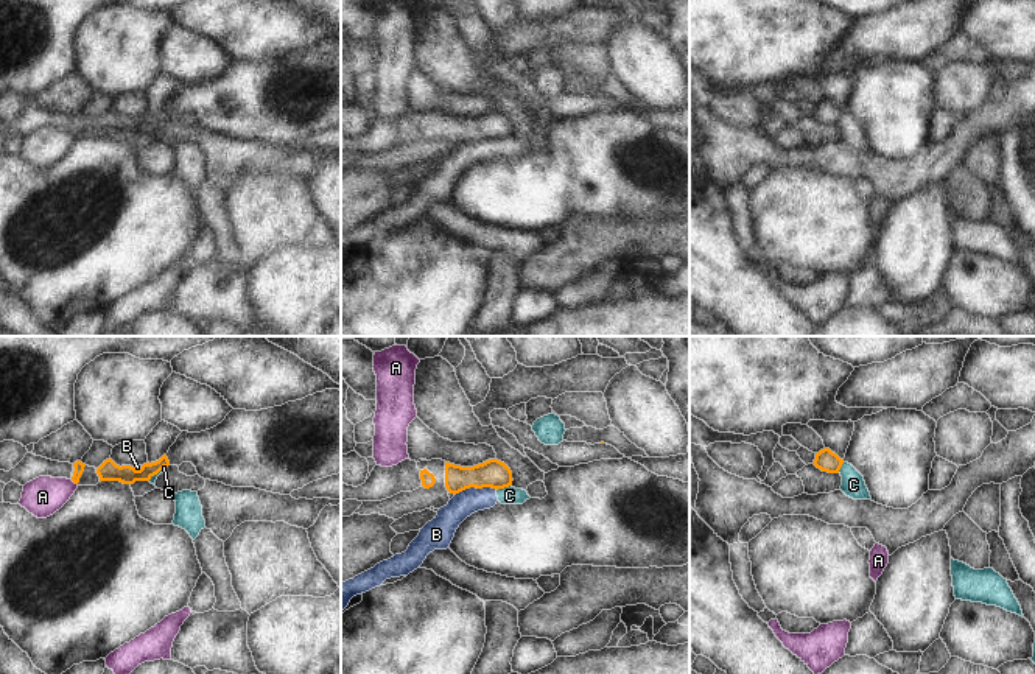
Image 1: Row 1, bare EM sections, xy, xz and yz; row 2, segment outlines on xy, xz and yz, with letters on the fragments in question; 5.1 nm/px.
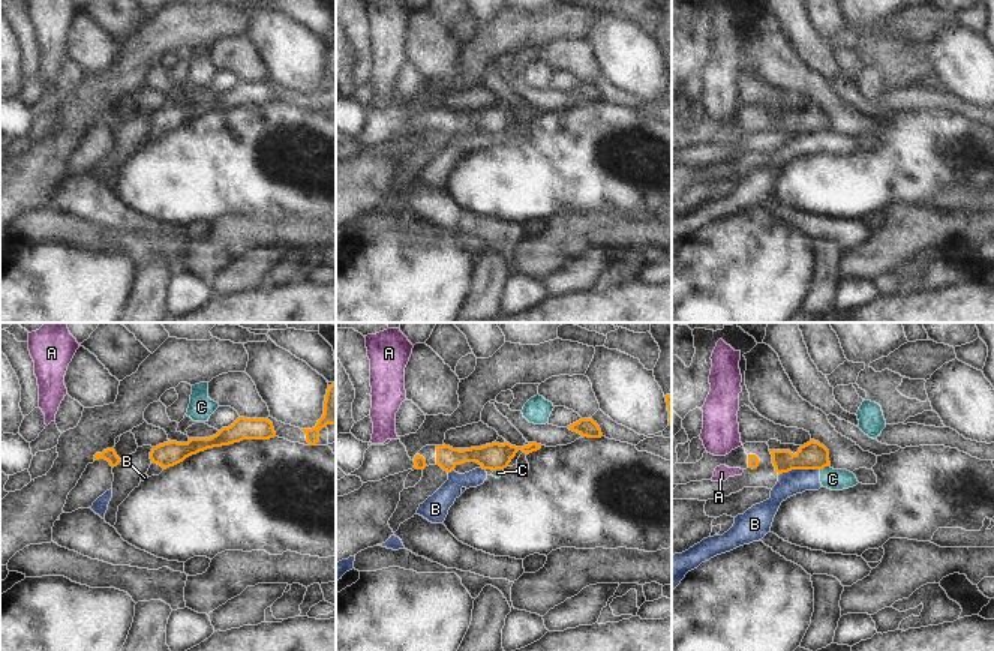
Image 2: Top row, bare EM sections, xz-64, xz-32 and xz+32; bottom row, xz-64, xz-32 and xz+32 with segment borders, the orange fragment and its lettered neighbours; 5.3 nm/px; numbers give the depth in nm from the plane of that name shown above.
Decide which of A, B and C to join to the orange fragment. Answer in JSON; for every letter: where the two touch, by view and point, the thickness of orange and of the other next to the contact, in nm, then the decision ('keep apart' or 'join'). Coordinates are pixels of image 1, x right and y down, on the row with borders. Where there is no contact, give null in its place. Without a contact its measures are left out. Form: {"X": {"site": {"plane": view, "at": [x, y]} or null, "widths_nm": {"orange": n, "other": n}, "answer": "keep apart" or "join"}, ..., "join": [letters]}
{"A": {"site": {"plane": "xy", "at": [73, 481]}, "widths_nm": {"orange": 50, "other": 200}, "answer": "keep apart"}, "B": {"site": {"plane": "xz", "at": [475, 486]}, "widths_nm": {"orange": 150, "other": 140}, "answer": "keep apart"}, "C": {"site": {"plane": "xz", "at": [503, 487]}, "widths_nm": {"orange": 150, "other": 100}, "answer": "keep apart"}, "join": []}

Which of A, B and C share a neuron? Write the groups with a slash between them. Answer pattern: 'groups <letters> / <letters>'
groups A / B C

